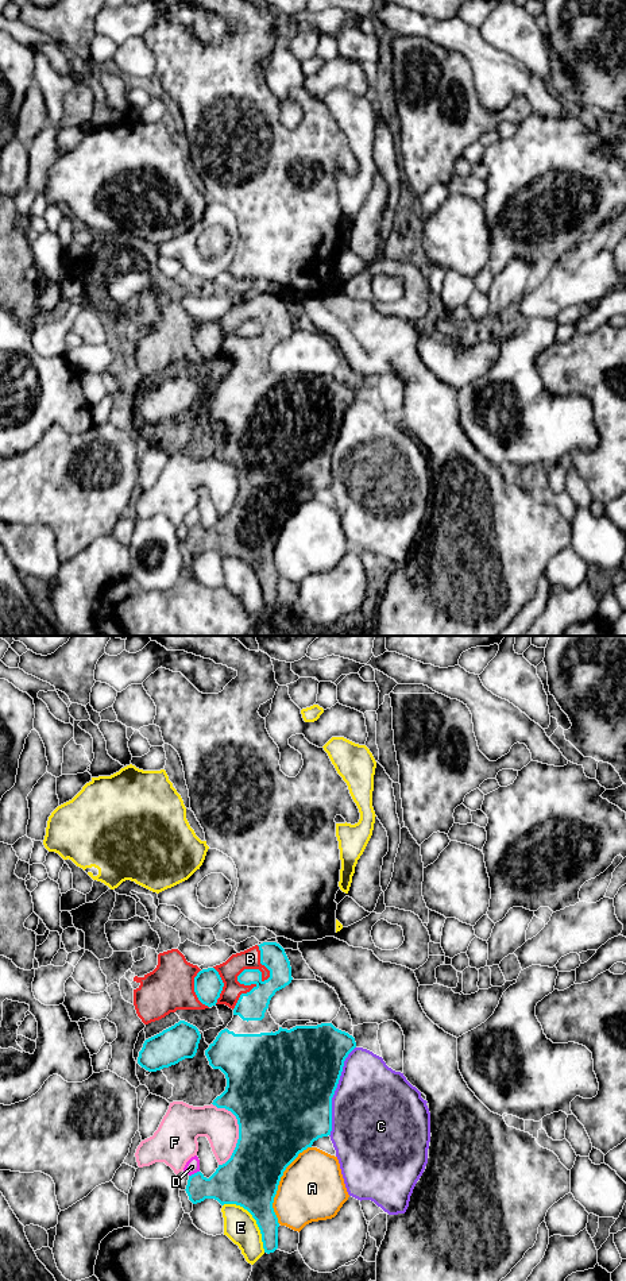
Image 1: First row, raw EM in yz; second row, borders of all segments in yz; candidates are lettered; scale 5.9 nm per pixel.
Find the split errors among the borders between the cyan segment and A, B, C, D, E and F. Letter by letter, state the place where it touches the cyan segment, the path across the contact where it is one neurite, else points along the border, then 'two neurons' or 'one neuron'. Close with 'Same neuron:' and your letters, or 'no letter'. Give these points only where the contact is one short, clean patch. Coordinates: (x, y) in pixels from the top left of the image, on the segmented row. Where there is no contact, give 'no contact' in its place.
A: meets cyan in yz at (278, 1183); two neurons
B: meets cyan in yz at (247, 969); one neuron
C: meets cyan in yz at (335, 1089); two neurons
D: meets cyan in yz at (194, 1173); two neurons
E: meets cyan in yz at (255, 1219); two neurons
F: meets cyan in yz at (239, 1131); two neurons
Same neuron: B

